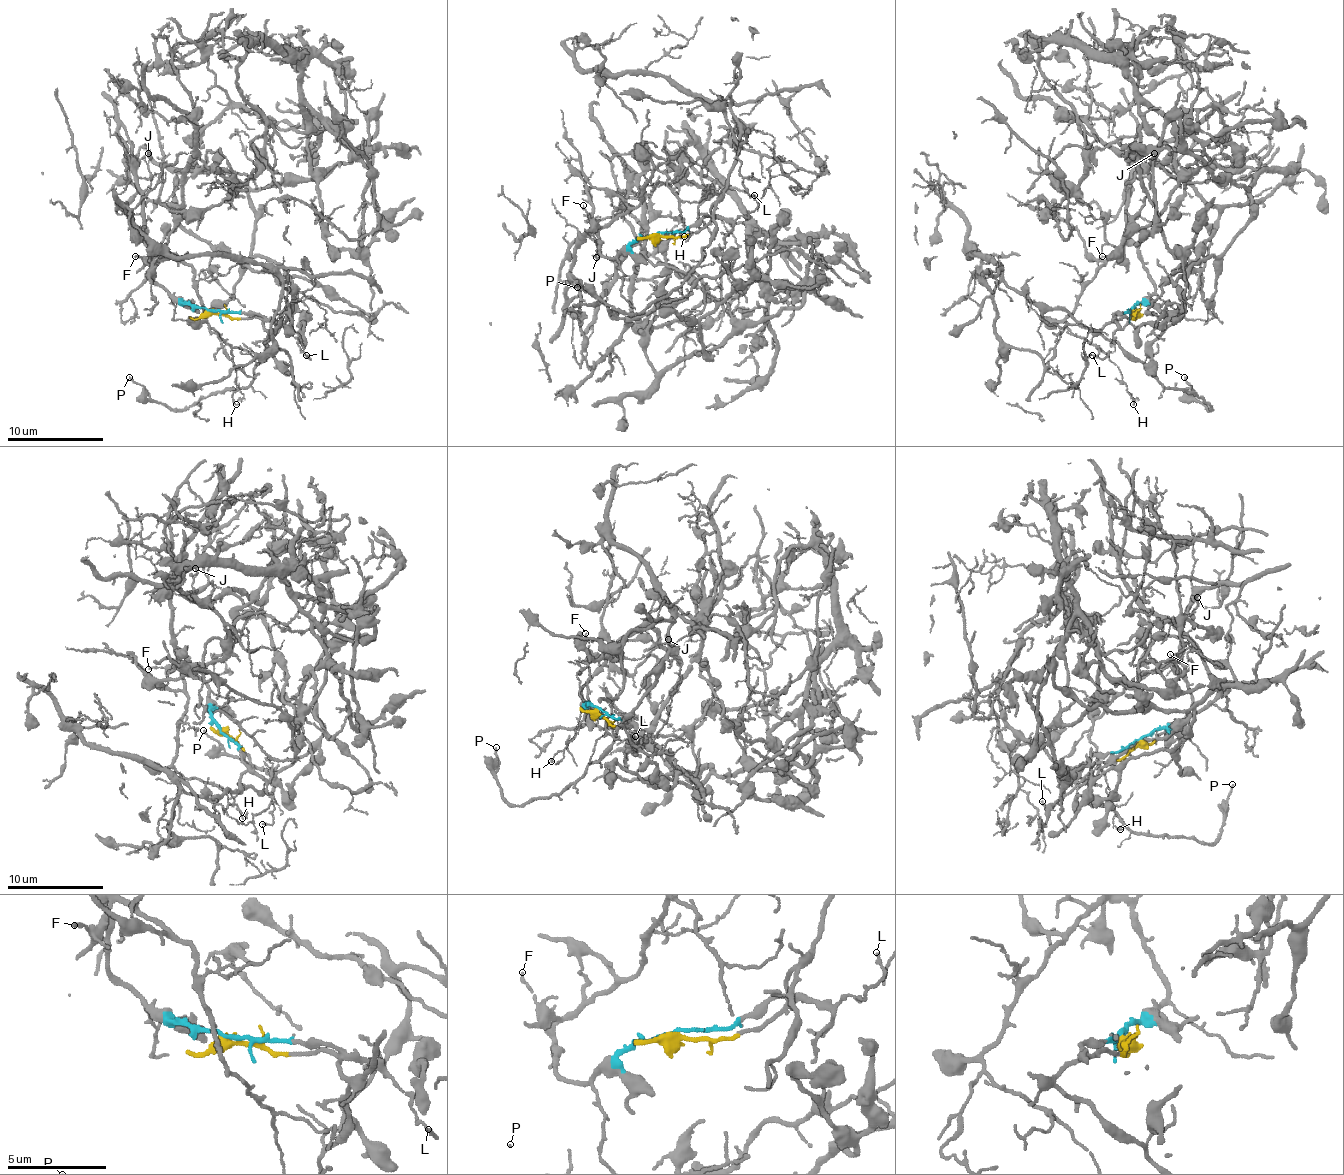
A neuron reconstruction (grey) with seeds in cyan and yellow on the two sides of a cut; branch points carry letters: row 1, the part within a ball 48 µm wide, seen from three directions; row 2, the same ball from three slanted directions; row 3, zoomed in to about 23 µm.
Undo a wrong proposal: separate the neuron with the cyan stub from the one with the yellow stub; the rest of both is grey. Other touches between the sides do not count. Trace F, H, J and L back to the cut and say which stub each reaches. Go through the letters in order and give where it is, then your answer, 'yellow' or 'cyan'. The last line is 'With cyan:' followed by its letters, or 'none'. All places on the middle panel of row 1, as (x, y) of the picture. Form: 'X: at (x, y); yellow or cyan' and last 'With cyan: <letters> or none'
F: at (583, 205); cyan
H: at (684, 236); cyan
J: at (596, 257); cyan
L: at (754, 195); cyan
With cyan: F, H, J, L

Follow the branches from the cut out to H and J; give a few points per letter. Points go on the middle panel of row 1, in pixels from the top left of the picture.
H: (656, 235), (605, 257), (598, 230), (641, 201), (651, 173), (661, 170), (685, 235)
J: (656, 235), (632, 240), (613, 257), (601, 252), (588, 230), (586, 235), (598, 250), (598, 259), (596, 257)

